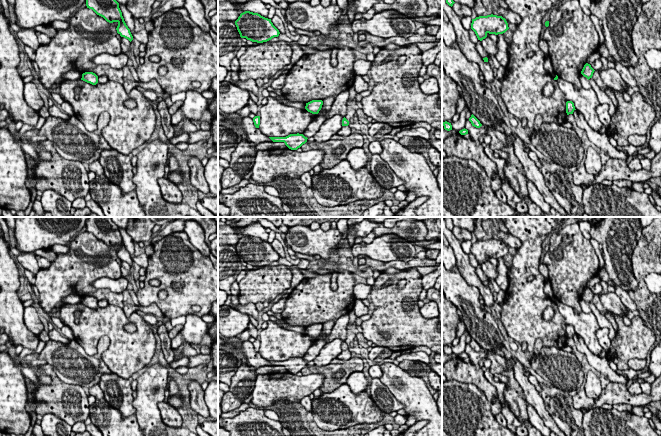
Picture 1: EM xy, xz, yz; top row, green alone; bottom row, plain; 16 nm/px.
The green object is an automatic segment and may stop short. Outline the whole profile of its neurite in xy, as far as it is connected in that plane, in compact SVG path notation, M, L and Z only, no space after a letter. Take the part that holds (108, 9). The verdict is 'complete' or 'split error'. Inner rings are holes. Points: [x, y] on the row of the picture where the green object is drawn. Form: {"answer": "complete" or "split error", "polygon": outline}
{"answer": "complete", "polygon": "M86 0L86 6L92 9L97 15L103 17L107 22L117 22L117 33L130 42L133 40L130 29L122 16L119 3L116 0Z"}

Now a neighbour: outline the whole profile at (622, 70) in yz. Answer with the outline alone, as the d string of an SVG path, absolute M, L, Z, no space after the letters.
M615 61L615 69L618 71L618 73L620 74L620 76L622 77L622 79L632 88L634 88L635 90L638 90L638 85L637 82L634 78L634 76L631 75L631 73L629 72L628 68L626 68L625 66L623 66L620 62Z

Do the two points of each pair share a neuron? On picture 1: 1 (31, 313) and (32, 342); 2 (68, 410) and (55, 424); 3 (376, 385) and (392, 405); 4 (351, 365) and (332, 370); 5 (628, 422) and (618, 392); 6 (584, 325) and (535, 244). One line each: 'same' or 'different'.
1: different
2: different
3: same
4: same
5: different
6: different

